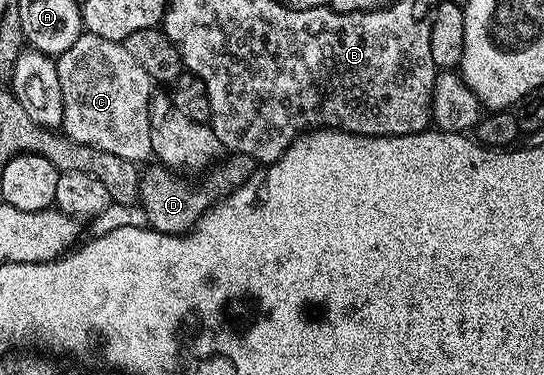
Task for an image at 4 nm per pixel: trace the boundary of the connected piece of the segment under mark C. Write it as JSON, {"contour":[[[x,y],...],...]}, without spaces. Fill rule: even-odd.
{"contour":[[[84,31],[55,61],[57,79],[61,79],[63,104],[62,132],[76,141],[120,159],[143,163],[152,156],[149,139],[149,103],[153,92],[150,75],[129,55],[122,41],[101,39]]]}

